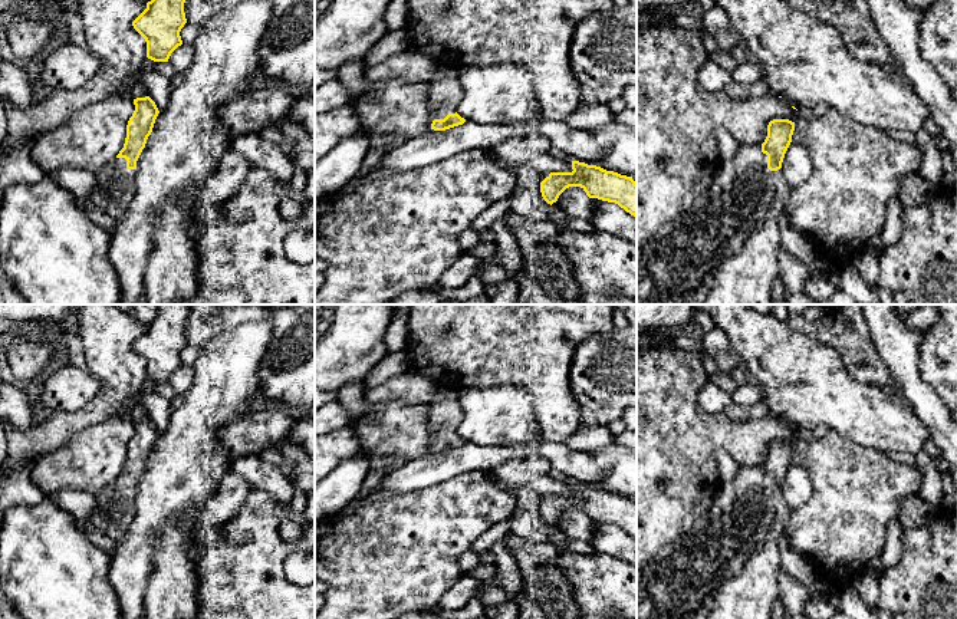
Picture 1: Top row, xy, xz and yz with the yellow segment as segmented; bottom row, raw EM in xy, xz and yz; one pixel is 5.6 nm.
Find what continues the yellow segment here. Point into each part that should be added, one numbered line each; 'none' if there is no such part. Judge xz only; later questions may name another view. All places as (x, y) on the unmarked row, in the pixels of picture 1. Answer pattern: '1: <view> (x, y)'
1: xz (444, 417)

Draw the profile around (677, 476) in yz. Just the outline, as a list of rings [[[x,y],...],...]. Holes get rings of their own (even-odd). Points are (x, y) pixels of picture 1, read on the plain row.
[[[638,345],[637,353],[637,567],[647,566],[655,554],[698,518],[707,516],[721,485],[716,451],[727,451],[739,467],[762,467],[773,441],[796,444],[802,437],[777,416],[733,421],[724,412],[710,414],[697,401],[698,391],[708,381],[698,356],[683,349],[652,350]]]

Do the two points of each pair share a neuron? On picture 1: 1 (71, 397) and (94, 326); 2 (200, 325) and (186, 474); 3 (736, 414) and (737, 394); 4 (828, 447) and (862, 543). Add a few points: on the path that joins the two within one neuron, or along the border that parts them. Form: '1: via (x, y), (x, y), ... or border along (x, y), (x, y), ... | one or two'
1: border along (85, 368), (99, 384), (99, 389), (91, 401) | two
2: border along (236, 325), (222, 331), (207, 343) | two
3: border along (732, 399), (740, 404), (762, 401) | two
4: via (842, 471), (851, 483), (851, 519) | one

